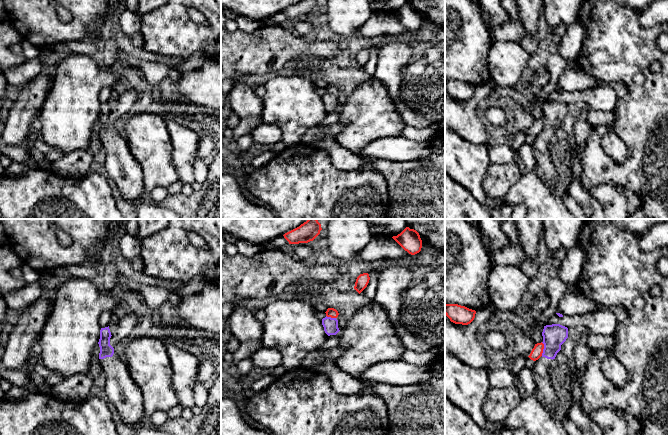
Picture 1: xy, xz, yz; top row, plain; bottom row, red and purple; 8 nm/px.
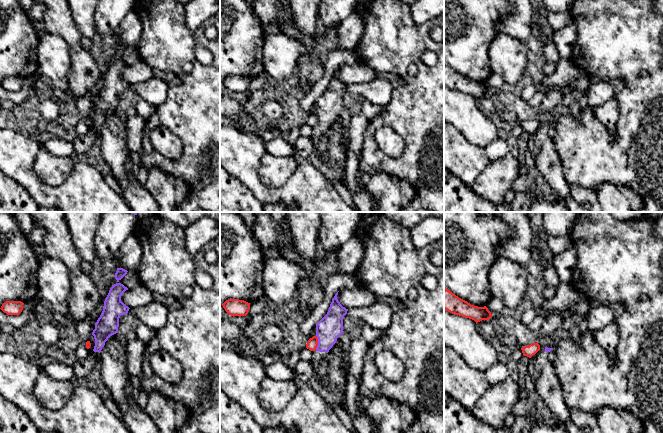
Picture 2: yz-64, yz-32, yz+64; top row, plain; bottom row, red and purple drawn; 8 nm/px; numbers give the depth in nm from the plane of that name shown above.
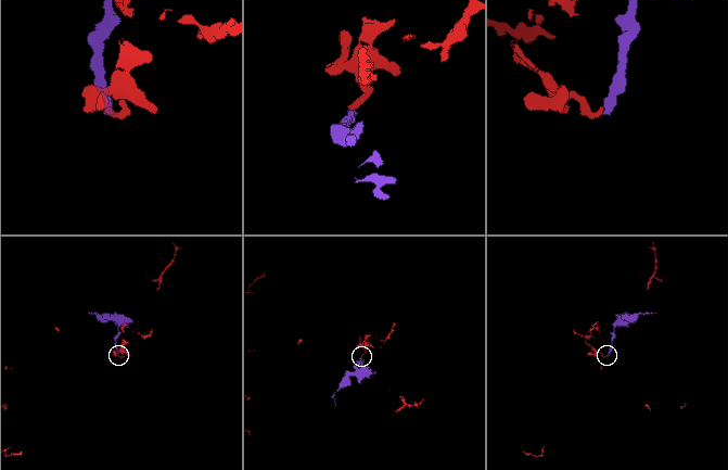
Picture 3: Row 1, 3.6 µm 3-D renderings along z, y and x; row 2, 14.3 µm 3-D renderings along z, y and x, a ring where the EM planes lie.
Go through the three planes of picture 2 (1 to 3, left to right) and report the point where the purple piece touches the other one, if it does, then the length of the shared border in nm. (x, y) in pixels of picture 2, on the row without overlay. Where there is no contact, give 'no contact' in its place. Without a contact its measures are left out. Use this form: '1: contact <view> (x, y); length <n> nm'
1: no contact
2: contact yz-32 (317, 118); length 120 nm
3: no contact

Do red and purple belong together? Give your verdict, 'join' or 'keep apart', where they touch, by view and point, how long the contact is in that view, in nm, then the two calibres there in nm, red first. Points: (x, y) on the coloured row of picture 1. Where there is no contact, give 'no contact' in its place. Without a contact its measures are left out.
join | yz (543, 348) | 110 nm | 90/180 nm

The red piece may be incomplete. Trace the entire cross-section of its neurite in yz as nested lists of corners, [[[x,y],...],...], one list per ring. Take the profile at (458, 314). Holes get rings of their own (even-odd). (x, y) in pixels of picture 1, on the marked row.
[[[445,304],[445,315],[455,324],[468,325],[475,318],[476,311],[458,304]]]

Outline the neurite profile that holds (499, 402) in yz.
[[[515,385],[506,388],[490,387],[484,400],[484,416],[495,424],[503,423],[521,400],[520,391]]]

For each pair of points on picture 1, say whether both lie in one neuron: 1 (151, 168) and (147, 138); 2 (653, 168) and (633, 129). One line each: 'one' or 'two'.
1: one
2: one

